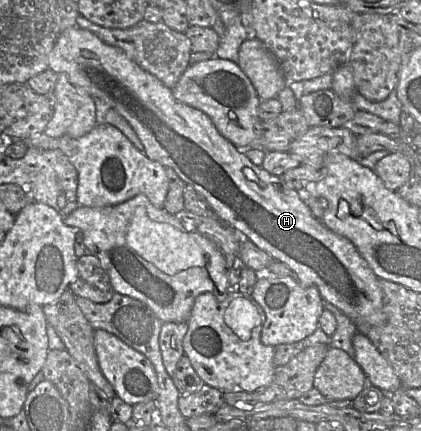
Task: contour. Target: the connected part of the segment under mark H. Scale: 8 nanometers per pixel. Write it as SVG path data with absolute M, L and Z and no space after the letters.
M76 25L57 38L49 55L49 69L66 73L74 85L114 108L132 126L150 159L173 169L186 185L193 187L206 200L220 222L228 224L242 238L267 252L273 260L285 264L303 286L315 286L325 304L336 306L353 321L369 326L386 322L385 299L379 278L354 244L324 226L312 215L298 192L288 188L280 177L255 166L244 150L235 147L218 132L206 114L179 101L171 88L141 68L121 49L104 43L92 32Z

